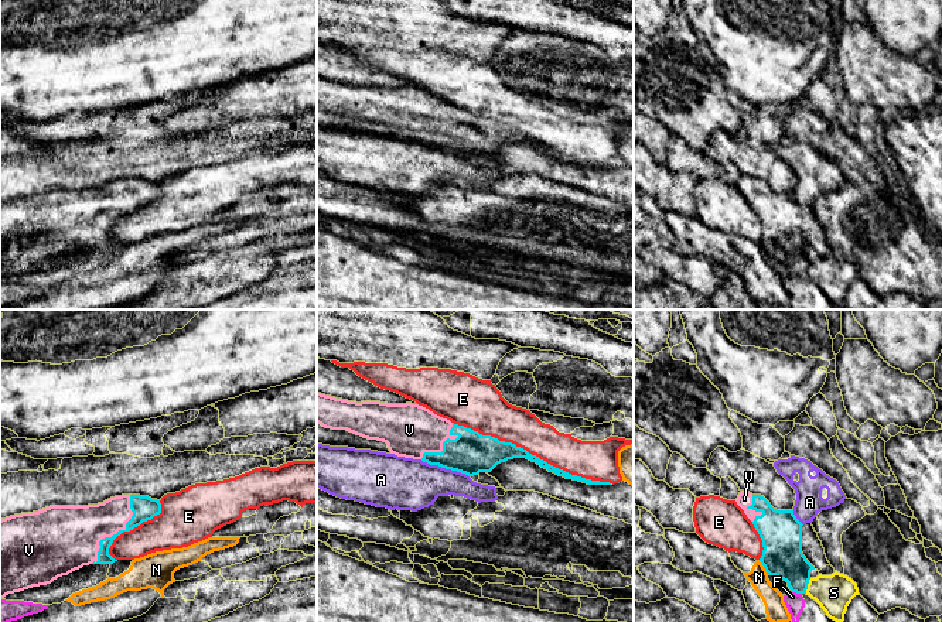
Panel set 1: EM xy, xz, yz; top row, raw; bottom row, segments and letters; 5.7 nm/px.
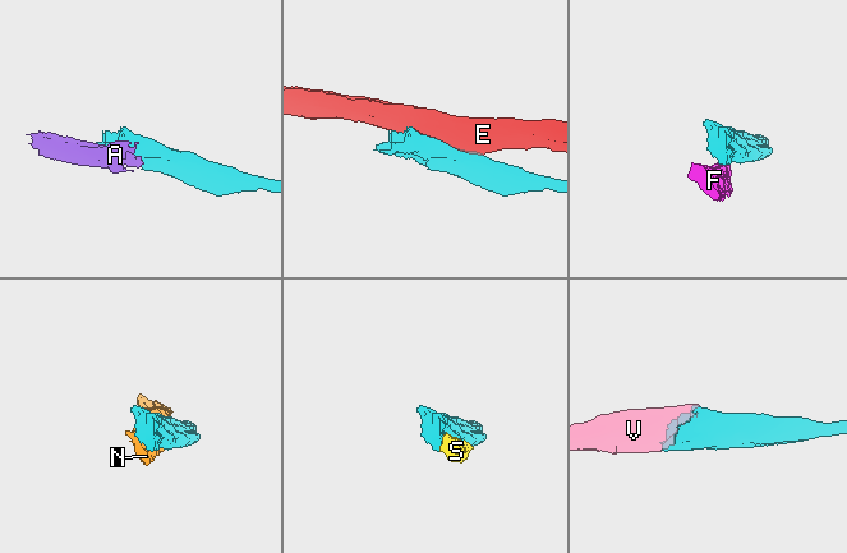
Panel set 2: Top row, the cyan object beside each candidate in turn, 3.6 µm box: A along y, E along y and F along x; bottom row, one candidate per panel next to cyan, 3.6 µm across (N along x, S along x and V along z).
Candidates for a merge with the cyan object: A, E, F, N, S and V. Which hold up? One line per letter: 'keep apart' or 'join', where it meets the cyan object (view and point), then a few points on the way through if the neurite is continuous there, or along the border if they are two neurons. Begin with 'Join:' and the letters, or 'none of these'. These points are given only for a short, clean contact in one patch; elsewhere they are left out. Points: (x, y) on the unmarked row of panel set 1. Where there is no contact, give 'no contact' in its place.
Join: V
A: keep apart; contact xz (444, 150); border xz (420, 143), (464, 156), (468, 160)
E: keep apart; contact xz (531, 137)
F: keep apart; contact yz (797, 276); border yz (791, 273), (801, 277)
N: keep apart; contact yz (764, 250)
S: keep apart; contact yz (806, 269)
V: join; contact xy (118, 215)

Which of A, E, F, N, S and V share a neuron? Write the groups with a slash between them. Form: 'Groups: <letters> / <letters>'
Groups: A / E / F / N / S / V

